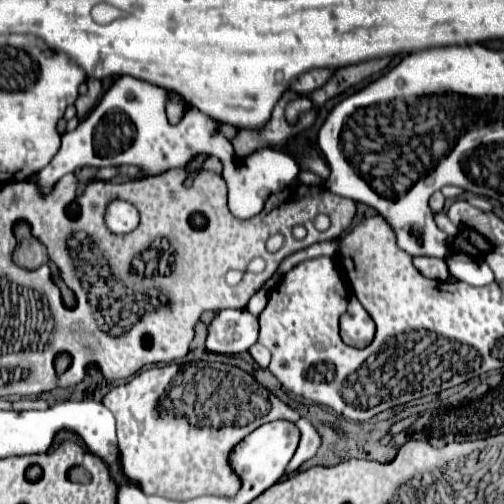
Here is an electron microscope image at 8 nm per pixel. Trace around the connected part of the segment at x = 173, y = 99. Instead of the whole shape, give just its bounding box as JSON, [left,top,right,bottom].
[168,93,184,125]

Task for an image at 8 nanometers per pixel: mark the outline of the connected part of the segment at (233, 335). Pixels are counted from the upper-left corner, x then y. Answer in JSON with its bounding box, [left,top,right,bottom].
[206,309,258,355]

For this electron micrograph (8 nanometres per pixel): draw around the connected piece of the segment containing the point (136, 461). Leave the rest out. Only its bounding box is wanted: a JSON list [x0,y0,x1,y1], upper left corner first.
[104,361,268,501]

